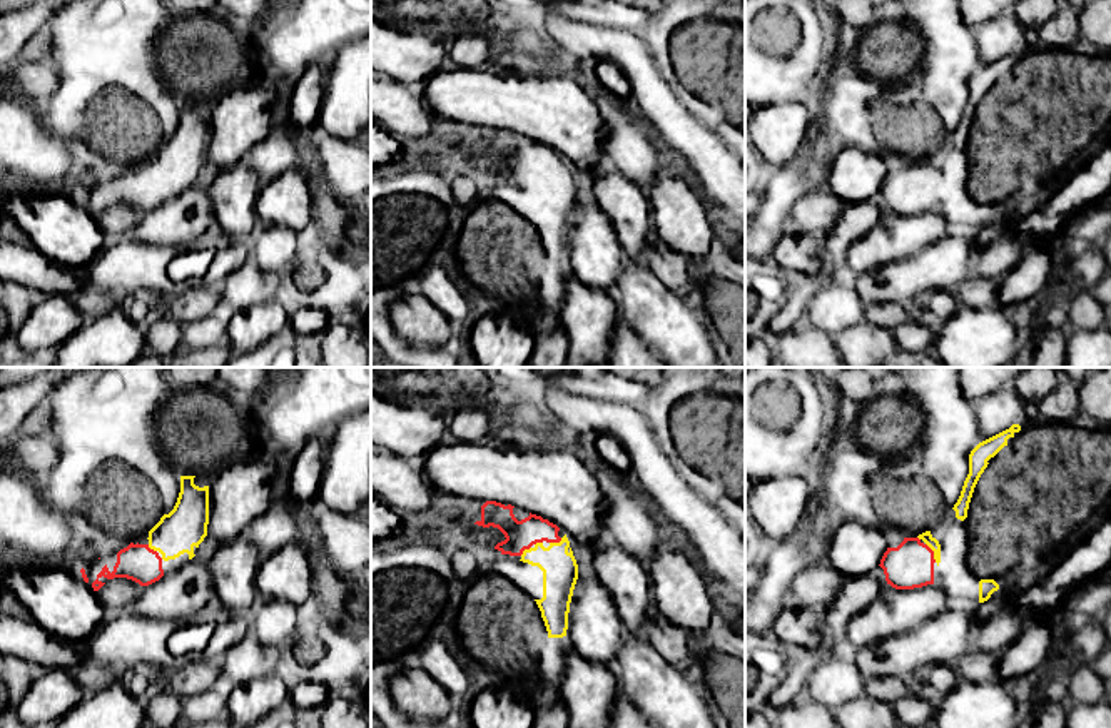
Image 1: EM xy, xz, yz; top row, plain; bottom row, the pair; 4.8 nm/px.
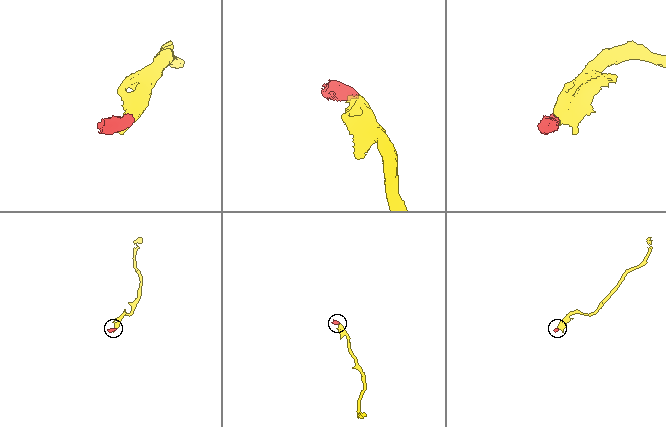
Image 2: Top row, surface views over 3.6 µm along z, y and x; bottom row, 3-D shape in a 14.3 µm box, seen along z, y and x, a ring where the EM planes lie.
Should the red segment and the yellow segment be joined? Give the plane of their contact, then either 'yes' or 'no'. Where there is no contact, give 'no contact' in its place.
yz | yes

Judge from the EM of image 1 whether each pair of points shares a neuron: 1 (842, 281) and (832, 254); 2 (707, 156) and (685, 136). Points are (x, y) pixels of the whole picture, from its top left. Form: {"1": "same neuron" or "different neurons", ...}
{"1": "different neurons", "2": "same neuron"}

